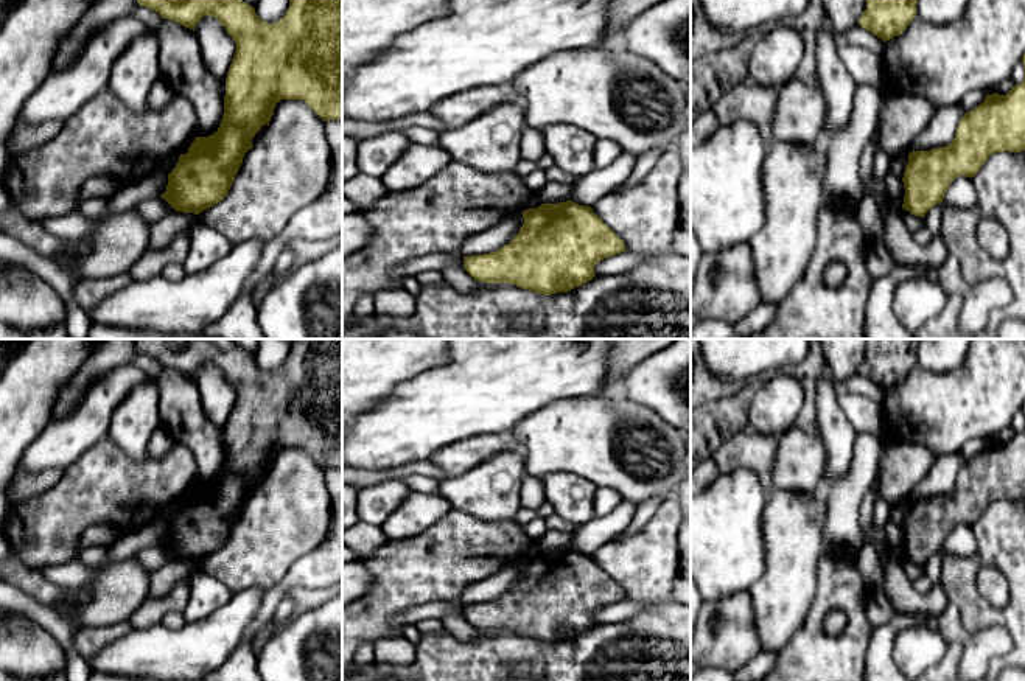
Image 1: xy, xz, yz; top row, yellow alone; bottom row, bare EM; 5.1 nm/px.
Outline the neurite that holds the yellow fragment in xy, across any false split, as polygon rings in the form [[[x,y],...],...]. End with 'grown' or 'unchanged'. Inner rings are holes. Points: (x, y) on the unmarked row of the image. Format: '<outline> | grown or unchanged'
[[[137,339],[137,350],[159,361],[162,367],[174,368],[193,379],[204,364],[212,364],[236,393],[227,420],[224,462],[218,479],[208,485],[196,485],[168,522],[166,540],[160,546],[176,560],[199,563],[227,544],[244,502],[254,496],[252,487],[264,473],[269,474],[278,449],[302,448],[322,468],[342,468],[342,339],[294,339],[286,362],[277,372],[261,368],[255,356],[243,350],[235,339]]] | unchanged

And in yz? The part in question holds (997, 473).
[[[1025,428],[1006,443],[992,442],[958,471],[950,493],[930,499],[911,499],[902,526],[905,544],[902,557],[924,566],[936,552],[941,552],[950,532],[960,526],[974,526],[981,513],[995,501],[1025,499]]] | unchanged

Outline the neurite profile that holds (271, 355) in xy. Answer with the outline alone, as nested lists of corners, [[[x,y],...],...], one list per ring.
[[[260,339],[255,361],[261,368],[277,372],[288,356],[289,344],[285,339]]]

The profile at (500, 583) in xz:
[[[519,561],[493,574],[492,577],[470,583],[460,597],[460,603],[471,605],[496,600],[507,594],[518,583],[523,572],[524,566],[523,561]]]

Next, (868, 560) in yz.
[[[863,533],[863,544],[857,555],[859,568],[863,574],[866,586],[876,592],[883,588],[883,568],[880,557],[866,533]]]

